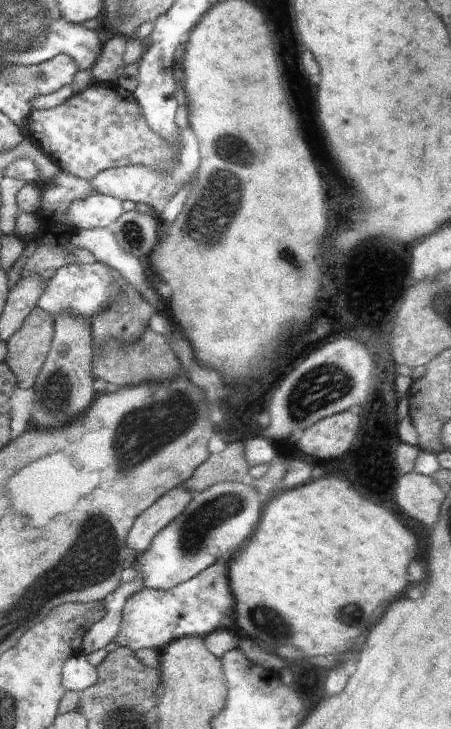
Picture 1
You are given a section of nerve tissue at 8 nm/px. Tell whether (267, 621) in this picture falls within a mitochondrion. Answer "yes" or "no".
yes

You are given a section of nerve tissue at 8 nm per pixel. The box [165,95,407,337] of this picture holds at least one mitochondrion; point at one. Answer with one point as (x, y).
(215, 211)

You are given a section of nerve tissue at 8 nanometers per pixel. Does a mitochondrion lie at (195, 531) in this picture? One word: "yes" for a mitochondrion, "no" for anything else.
yes

